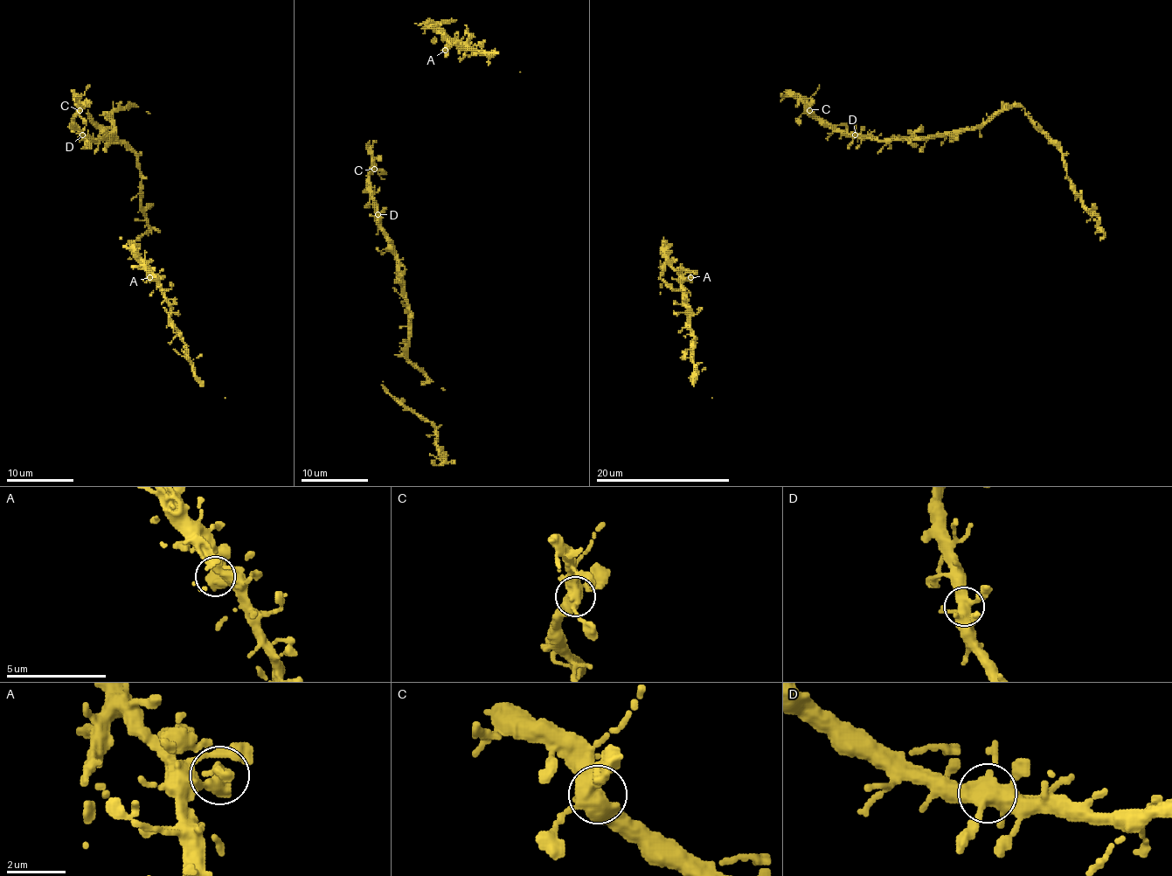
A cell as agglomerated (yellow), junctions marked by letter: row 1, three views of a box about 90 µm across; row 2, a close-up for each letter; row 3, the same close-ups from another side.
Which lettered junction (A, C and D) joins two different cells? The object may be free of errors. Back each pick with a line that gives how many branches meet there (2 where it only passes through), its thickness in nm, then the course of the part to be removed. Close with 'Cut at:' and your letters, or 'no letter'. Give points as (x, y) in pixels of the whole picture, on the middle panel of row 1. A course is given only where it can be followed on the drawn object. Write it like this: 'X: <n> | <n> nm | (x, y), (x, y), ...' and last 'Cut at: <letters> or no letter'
Cut at: no letter

